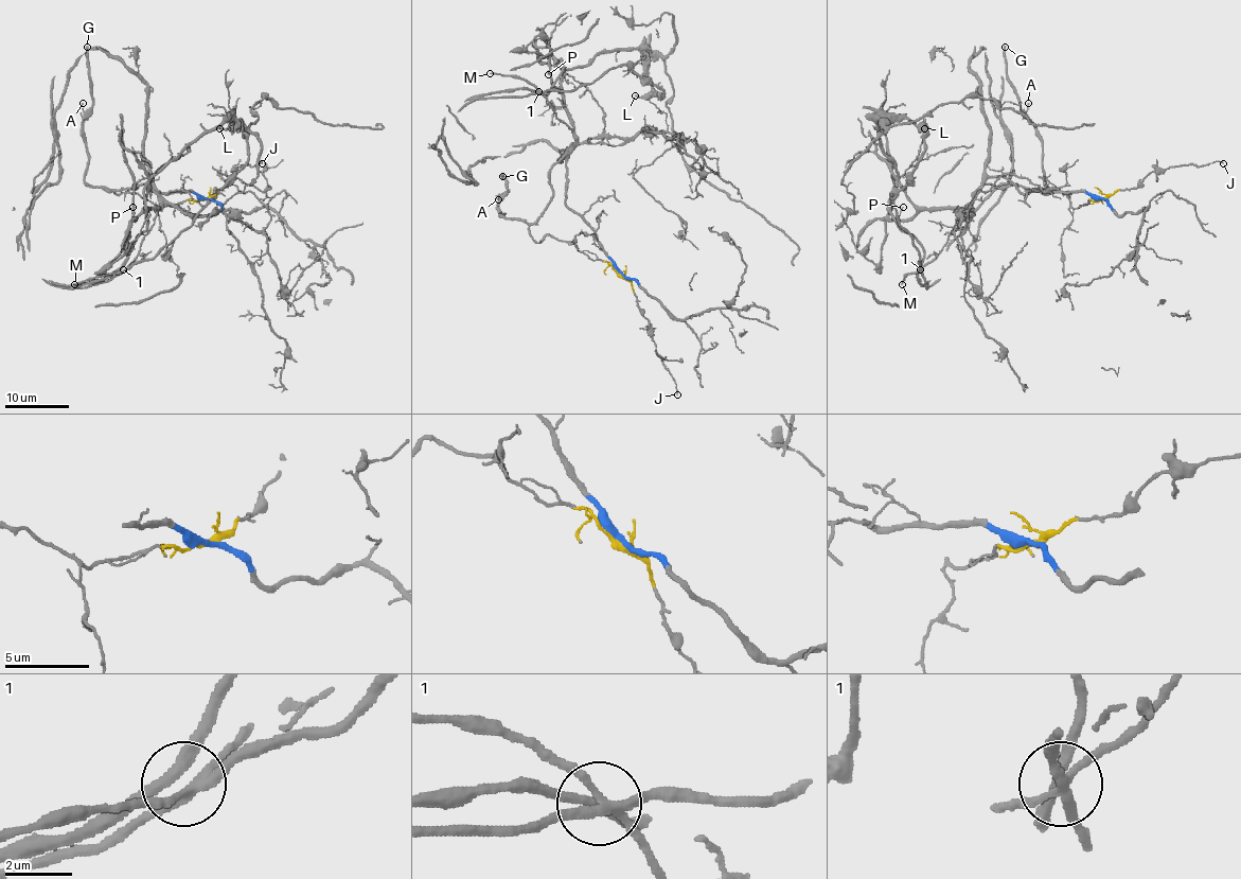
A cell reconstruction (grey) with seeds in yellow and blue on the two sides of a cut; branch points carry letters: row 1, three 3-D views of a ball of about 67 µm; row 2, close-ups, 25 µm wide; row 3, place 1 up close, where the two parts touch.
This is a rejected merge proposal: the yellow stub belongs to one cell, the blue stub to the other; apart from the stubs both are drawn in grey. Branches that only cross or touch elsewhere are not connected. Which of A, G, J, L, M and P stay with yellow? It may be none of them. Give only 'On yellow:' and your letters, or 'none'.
On yellow: A, G, J

